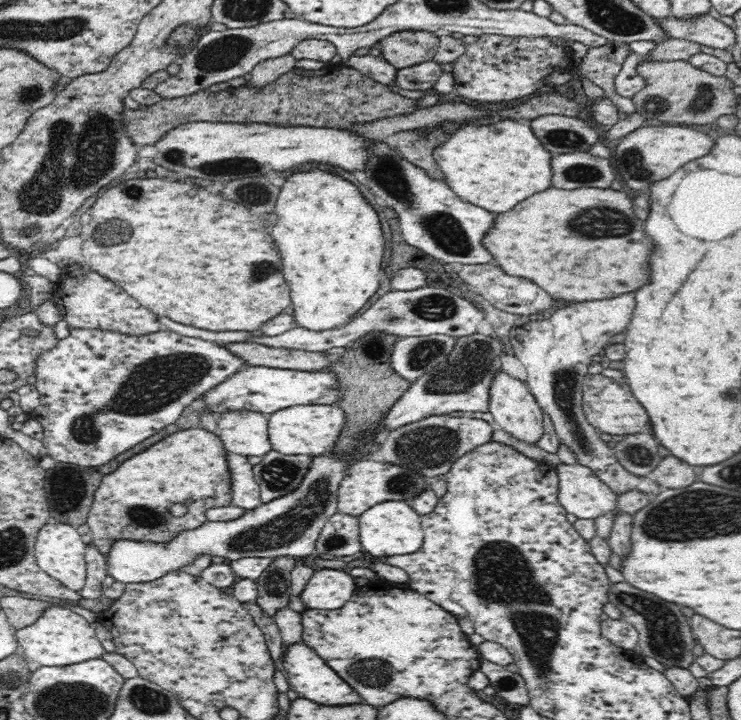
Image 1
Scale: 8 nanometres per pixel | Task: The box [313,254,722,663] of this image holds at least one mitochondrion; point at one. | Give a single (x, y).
(429, 448)

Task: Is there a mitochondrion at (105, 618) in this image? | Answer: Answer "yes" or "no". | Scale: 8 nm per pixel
no

